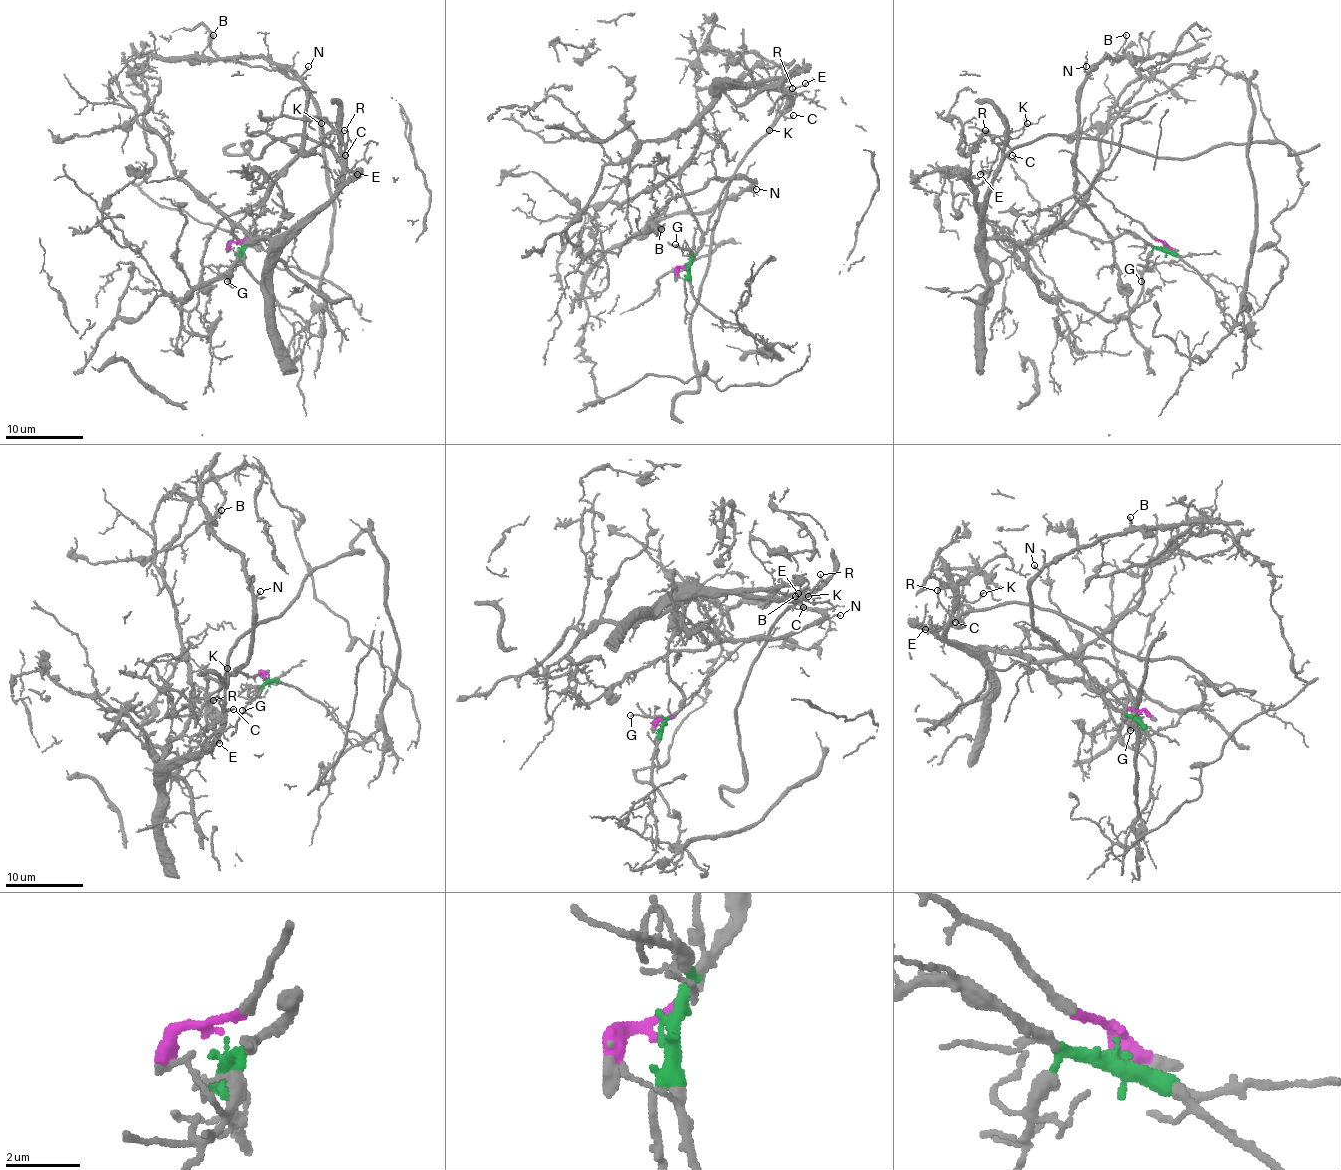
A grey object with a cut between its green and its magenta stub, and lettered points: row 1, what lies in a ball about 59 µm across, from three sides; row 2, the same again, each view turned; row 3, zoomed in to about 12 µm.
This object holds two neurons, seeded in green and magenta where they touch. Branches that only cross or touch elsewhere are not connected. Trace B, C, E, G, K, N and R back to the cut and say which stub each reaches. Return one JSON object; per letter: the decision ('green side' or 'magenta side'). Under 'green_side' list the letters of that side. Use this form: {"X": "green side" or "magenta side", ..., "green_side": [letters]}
{"B": "magenta side", "C": "green side", "E": "green side", "G": "green side", "K": "green side", "N": "magenta side", "R": "green side", "green_side": ["C", "E", "G", "K", "R"]}

